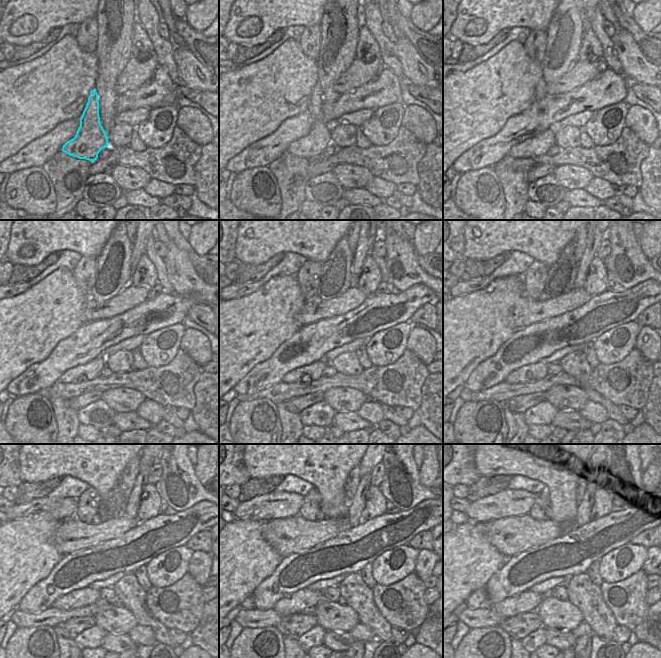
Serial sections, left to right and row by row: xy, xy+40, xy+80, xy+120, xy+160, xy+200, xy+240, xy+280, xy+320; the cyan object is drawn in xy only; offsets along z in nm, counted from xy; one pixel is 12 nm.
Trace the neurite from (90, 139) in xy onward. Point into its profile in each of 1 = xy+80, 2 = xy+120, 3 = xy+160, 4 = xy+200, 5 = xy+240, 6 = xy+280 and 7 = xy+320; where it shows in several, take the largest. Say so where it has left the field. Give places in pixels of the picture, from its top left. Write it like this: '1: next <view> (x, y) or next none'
1: next xy+80 (538, 145)
2: next xy+120 (80, 373)
3: next xy+160 (307, 373)
4: next xy+200 (531, 373)
5: next xy+240 (79, 598)
6: next xy+280 (303, 599)
7: next xy+320 (528, 601)

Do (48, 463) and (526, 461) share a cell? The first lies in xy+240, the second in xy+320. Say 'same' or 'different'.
same

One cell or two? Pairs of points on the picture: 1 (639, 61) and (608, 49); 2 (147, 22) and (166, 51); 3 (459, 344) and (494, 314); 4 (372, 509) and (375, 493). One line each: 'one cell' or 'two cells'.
1: two cells
2: one cell
3: one cell
4: one cell

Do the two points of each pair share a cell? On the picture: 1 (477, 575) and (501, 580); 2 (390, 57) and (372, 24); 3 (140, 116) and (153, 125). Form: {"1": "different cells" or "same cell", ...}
{"1": "different cells", "2": "same cell", "3": "different cells"}

